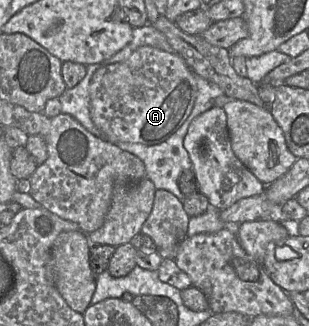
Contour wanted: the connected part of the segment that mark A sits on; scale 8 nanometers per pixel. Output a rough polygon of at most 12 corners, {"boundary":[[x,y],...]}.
{"boundary":[[141,46],[98,69],[91,120],[112,144],[174,135],[197,97],[180,55]]}

